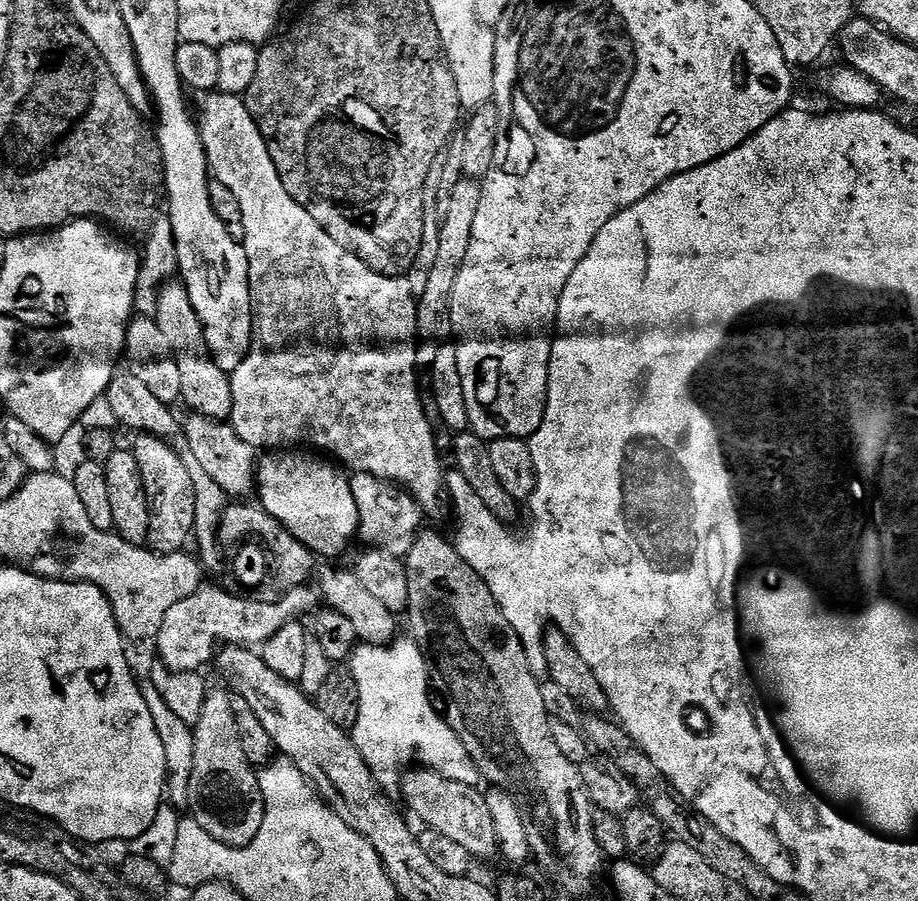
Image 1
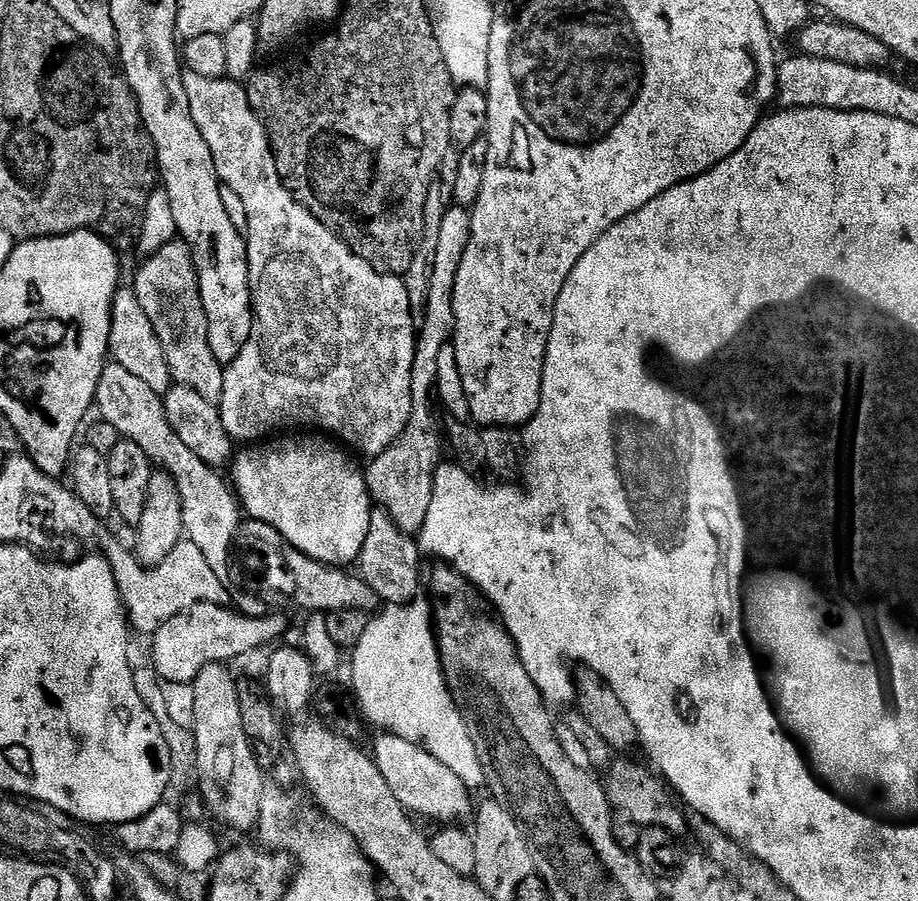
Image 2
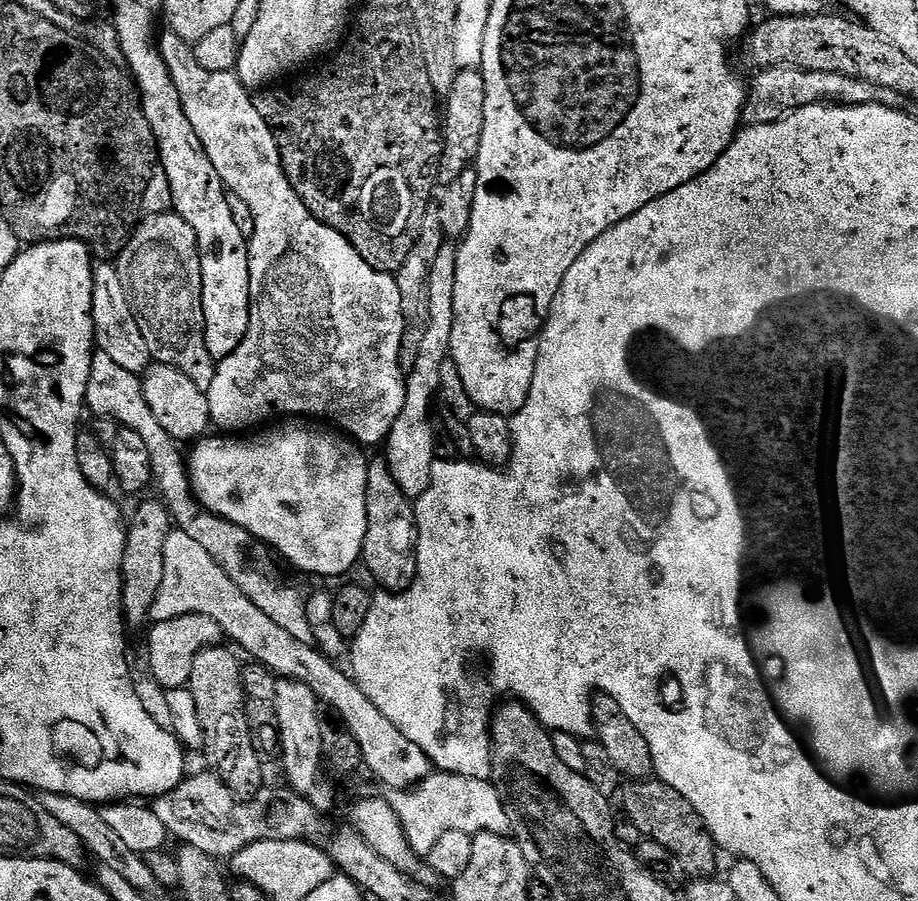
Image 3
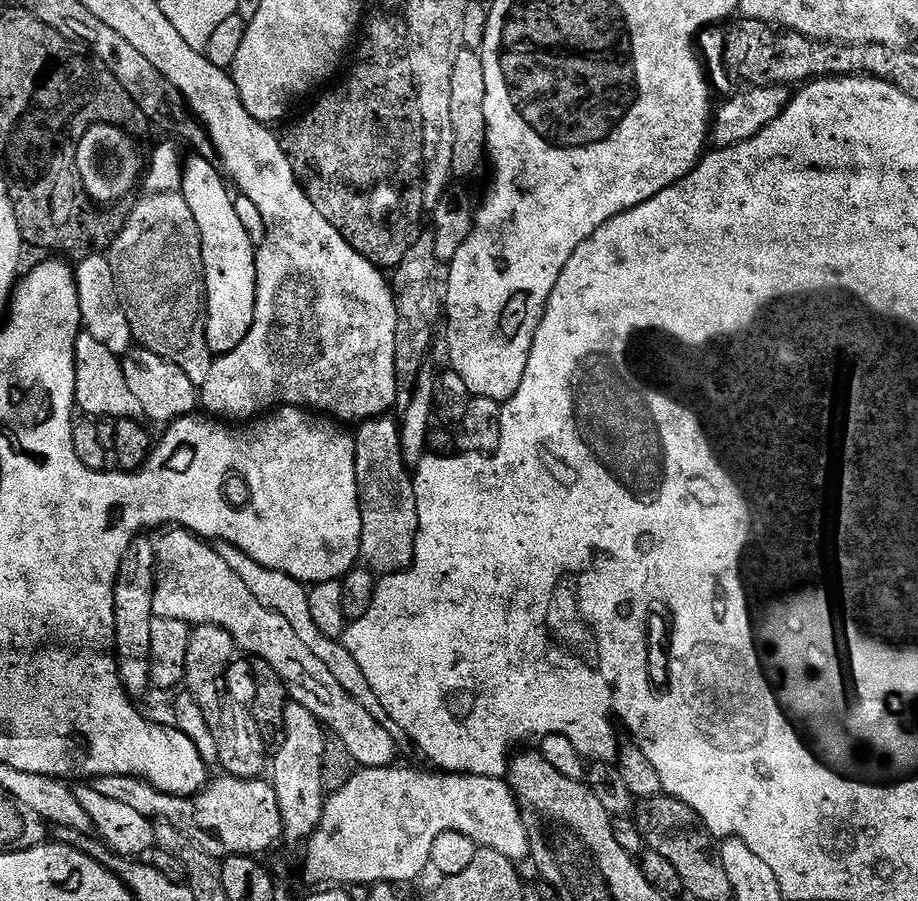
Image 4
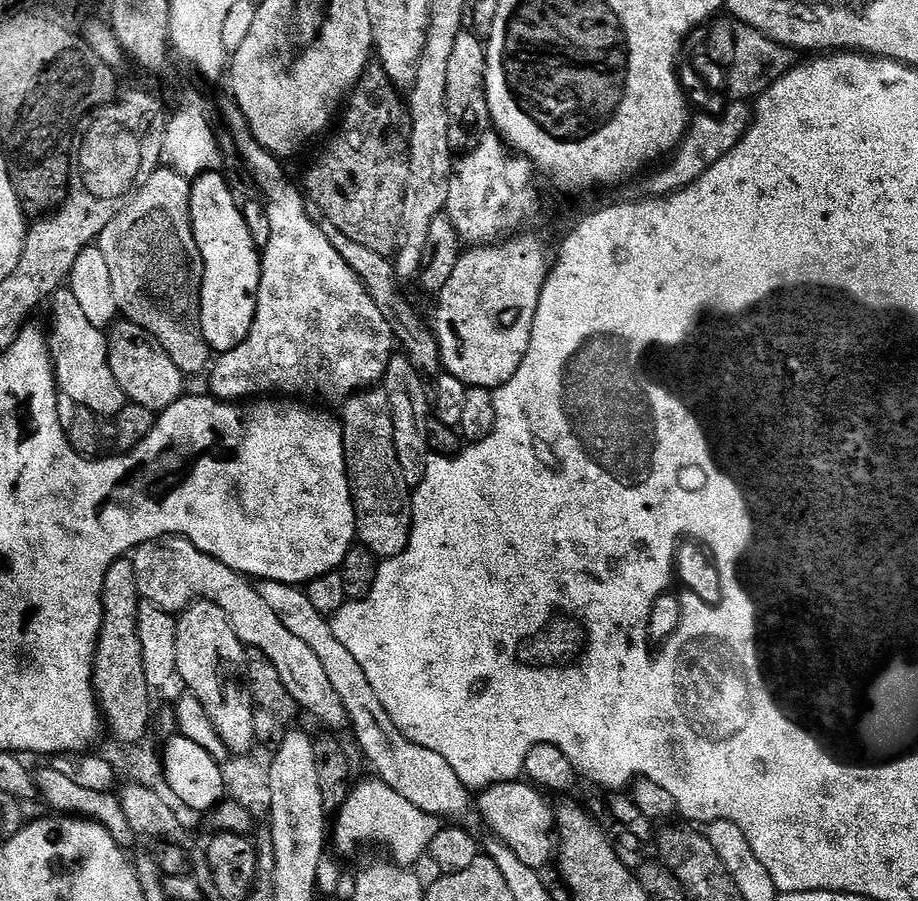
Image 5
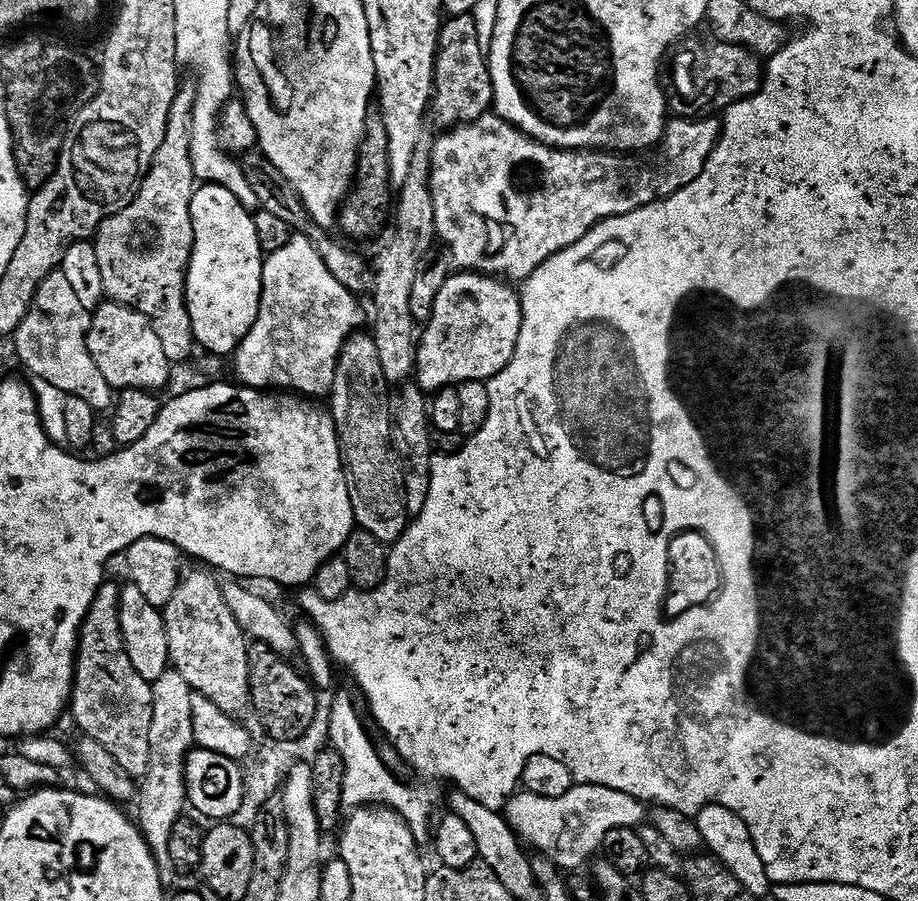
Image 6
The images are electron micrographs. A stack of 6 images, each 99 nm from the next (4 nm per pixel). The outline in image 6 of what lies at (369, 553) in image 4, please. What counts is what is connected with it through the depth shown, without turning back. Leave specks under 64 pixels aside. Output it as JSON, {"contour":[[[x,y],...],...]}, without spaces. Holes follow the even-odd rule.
{"contour":[[[353,334],[344,343],[340,363],[336,365],[336,377],[330,393],[330,411],[336,424],[336,433],[340,443],[340,457],[344,467],[346,486],[350,490],[350,506],[354,506],[356,528],[362,532],[374,534],[378,542],[391,546],[402,538],[410,523],[408,504],[404,500],[404,475],[400,469],[400,458],[393,448],[392,405],[390,403],[390,385],[382,374],[378,362],[378,346],[371,335]]]}

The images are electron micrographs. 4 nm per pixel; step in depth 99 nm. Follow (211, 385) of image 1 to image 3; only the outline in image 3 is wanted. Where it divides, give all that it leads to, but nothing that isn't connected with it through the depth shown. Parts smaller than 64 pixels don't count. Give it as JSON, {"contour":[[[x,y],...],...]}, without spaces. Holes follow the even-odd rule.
{"contour":[[[174,210],[141,219],[137,229],[128,239],[118,257],[120,277],[128,292],[138,326],[146,338],[146,346],[152,348],[152,359],[156,364],[165,364],[182,370],[194,386],[205,390],[214,382],[217,361],[206,350],[206,330],[202,310],[202,258],[194,226],[186,222]]]}

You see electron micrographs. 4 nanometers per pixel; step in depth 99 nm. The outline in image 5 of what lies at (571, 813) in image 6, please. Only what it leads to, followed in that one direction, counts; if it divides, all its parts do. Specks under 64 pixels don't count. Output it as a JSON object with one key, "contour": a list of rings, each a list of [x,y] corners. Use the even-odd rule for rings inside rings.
{"contour":[[[520,780],[495,784],[483,789],[478,796],[478,812],[484,815],[488,823],[487,831],[506,842],[506,846],[518,854],[518,859],[526,862],[526,866],[537,870],[544,870],[558,856],[556,813],[554,804],[547,799],[551,800],[541,789]]]}

